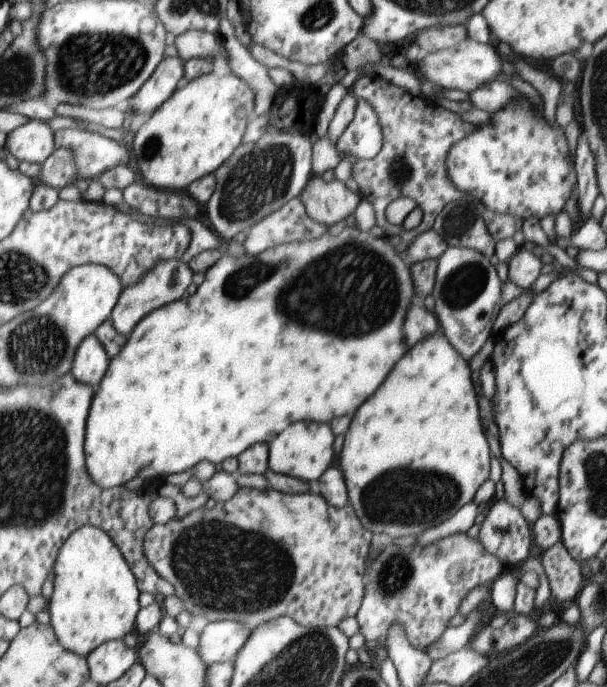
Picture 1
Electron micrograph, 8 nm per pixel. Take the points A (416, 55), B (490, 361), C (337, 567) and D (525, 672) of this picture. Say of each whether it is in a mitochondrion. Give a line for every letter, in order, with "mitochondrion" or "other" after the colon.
A: other
B: other
C: other
D: mitochondrion

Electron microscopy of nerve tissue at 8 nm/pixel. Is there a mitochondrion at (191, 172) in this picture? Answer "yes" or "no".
no

